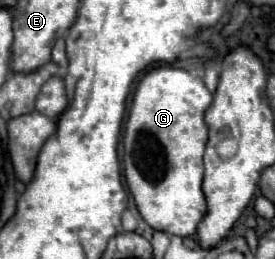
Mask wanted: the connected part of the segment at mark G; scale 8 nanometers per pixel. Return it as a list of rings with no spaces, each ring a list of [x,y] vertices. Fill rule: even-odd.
[[[179,67],[151,69],[135,89],[123,135],[123,167],[141,217],[157,231],[193,237],[207,213],[201,183],[207,145],[205,111],[211,101],[213,95],[203,79]]]

